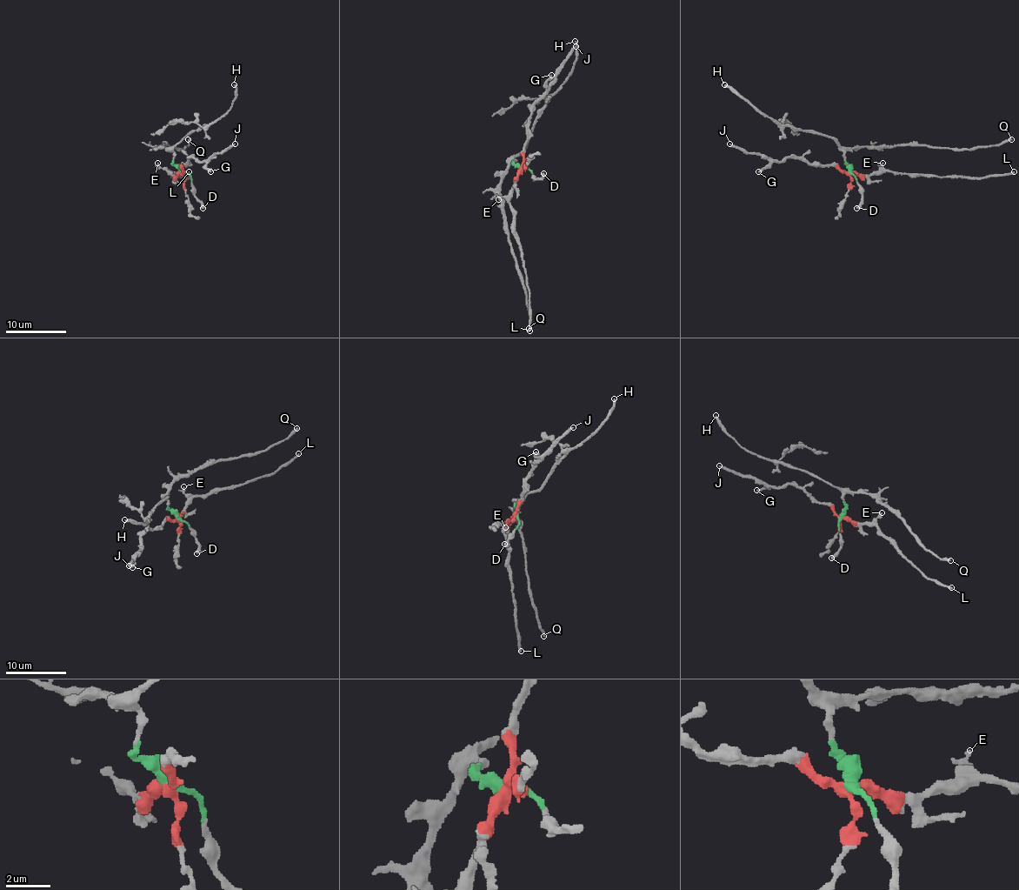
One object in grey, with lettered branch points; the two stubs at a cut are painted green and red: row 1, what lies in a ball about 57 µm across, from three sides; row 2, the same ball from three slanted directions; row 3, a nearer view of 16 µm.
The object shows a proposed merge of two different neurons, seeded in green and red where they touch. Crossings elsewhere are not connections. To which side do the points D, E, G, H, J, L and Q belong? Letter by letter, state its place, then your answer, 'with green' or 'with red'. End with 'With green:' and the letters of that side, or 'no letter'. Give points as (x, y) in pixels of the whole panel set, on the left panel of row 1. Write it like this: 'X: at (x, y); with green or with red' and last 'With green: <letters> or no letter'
D: at (203, 208); with green
E: at (157, 163); with red
G: at (210, 171); with red
H: at (234, 84); with green
J: at (235, 143); with red
L: at (189, 171); with red
Q: at (188, 139); with green
With green: D, H, Q

